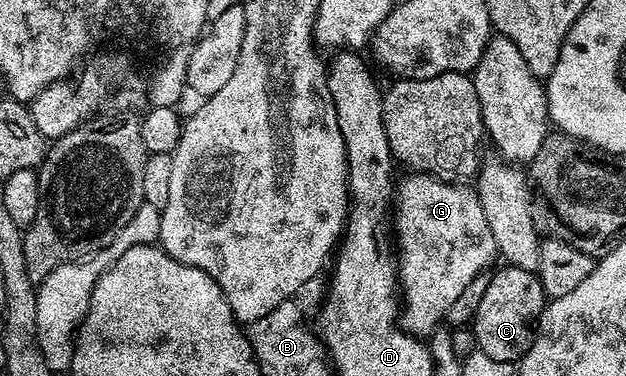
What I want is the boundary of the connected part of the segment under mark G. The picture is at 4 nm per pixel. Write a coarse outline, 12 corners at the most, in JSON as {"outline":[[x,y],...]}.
{"outline":[[396,183],[399,321],[426,336],[498,253],[472,185]]}

